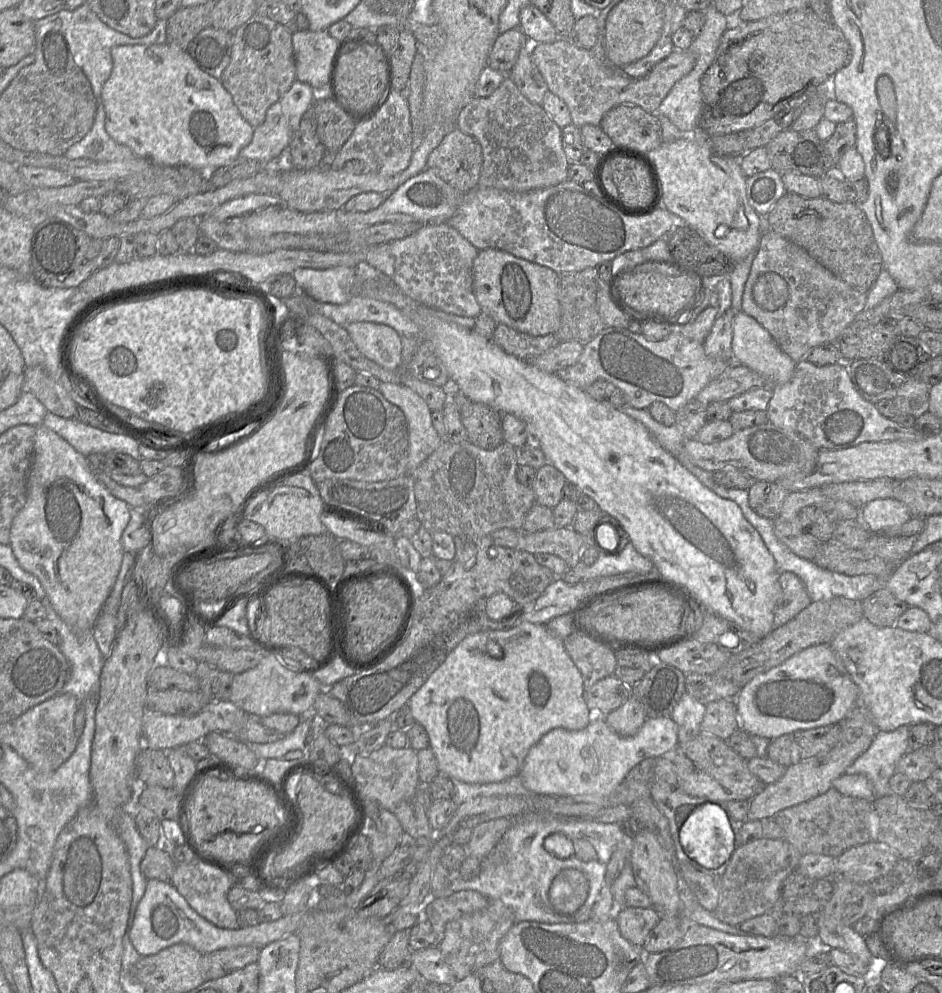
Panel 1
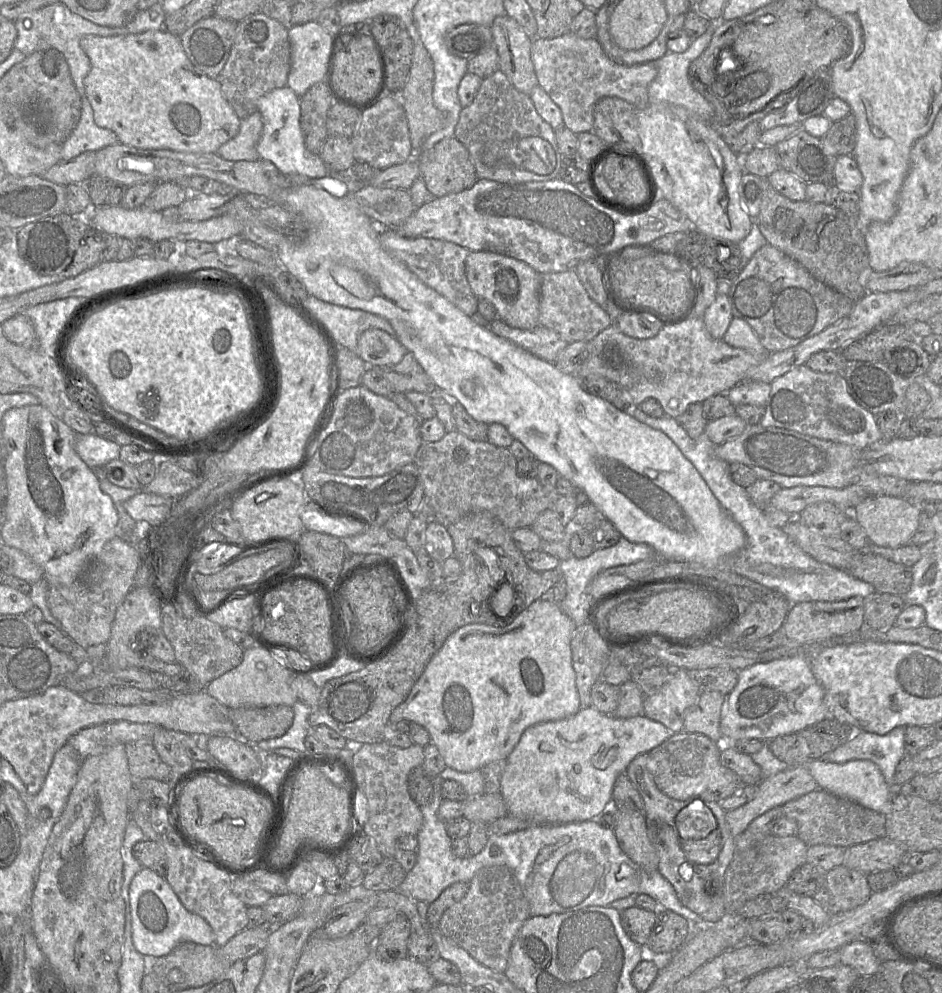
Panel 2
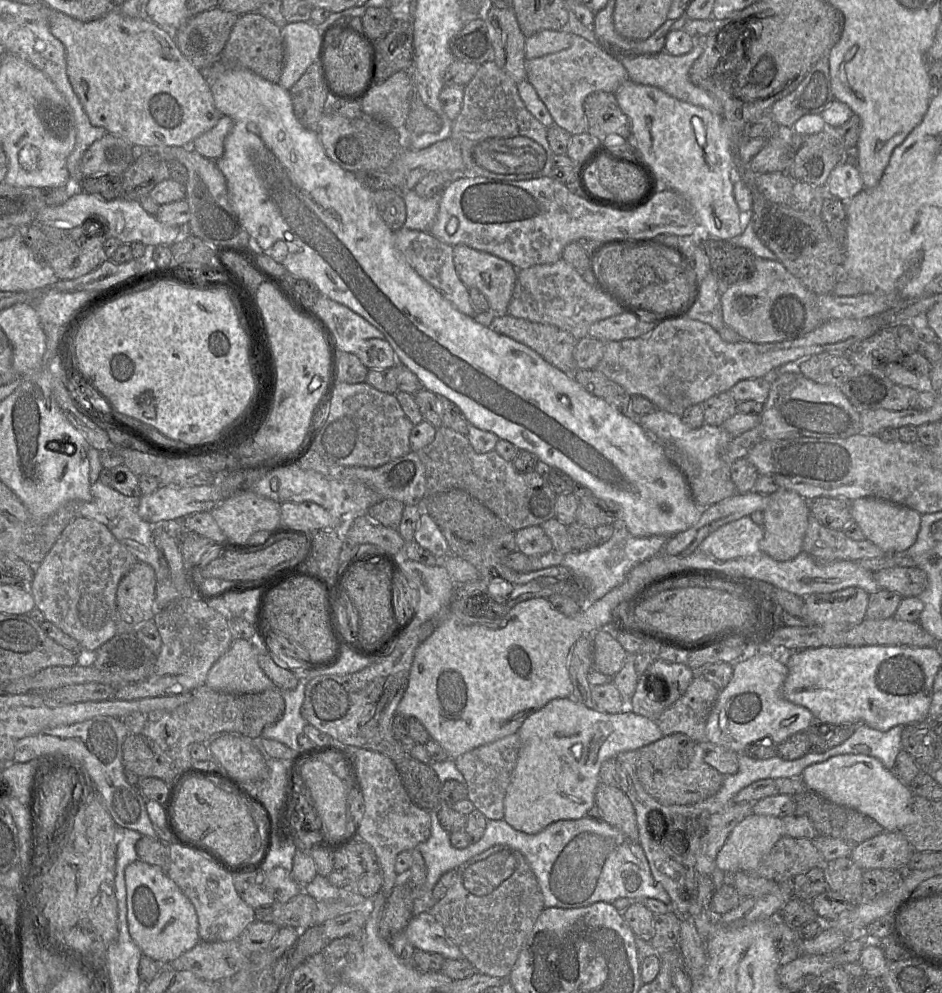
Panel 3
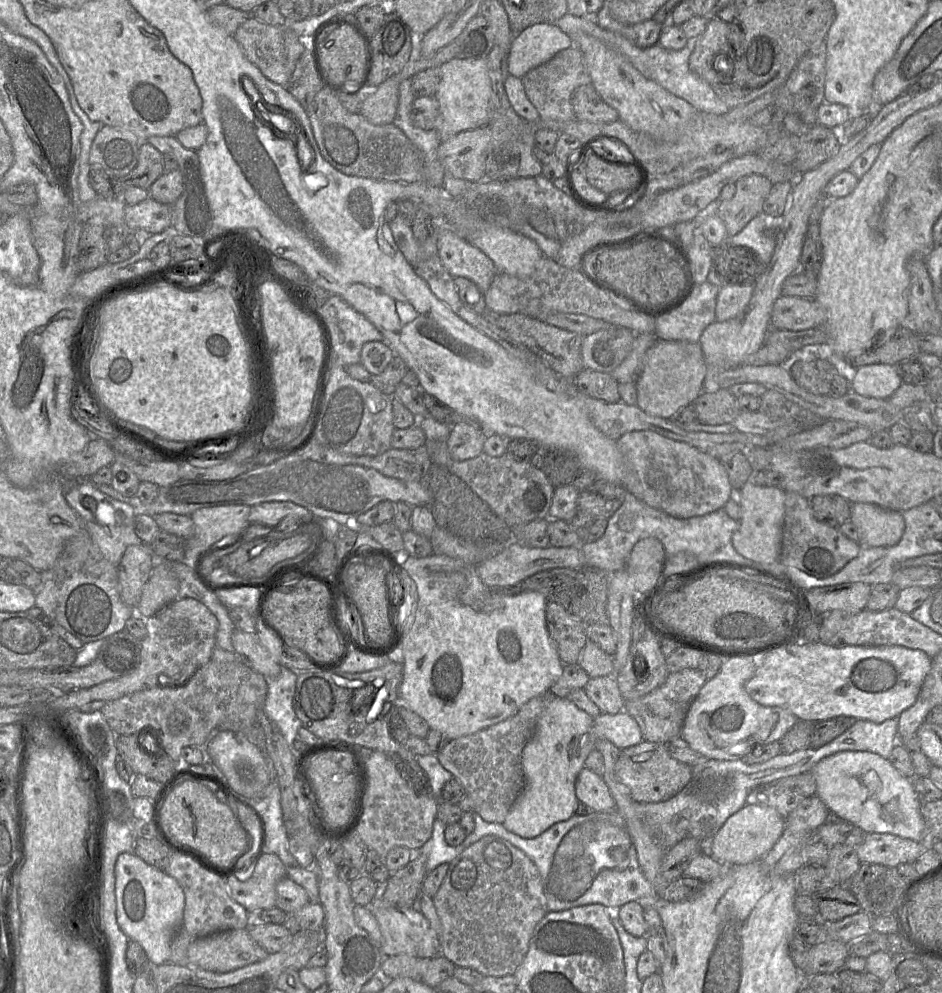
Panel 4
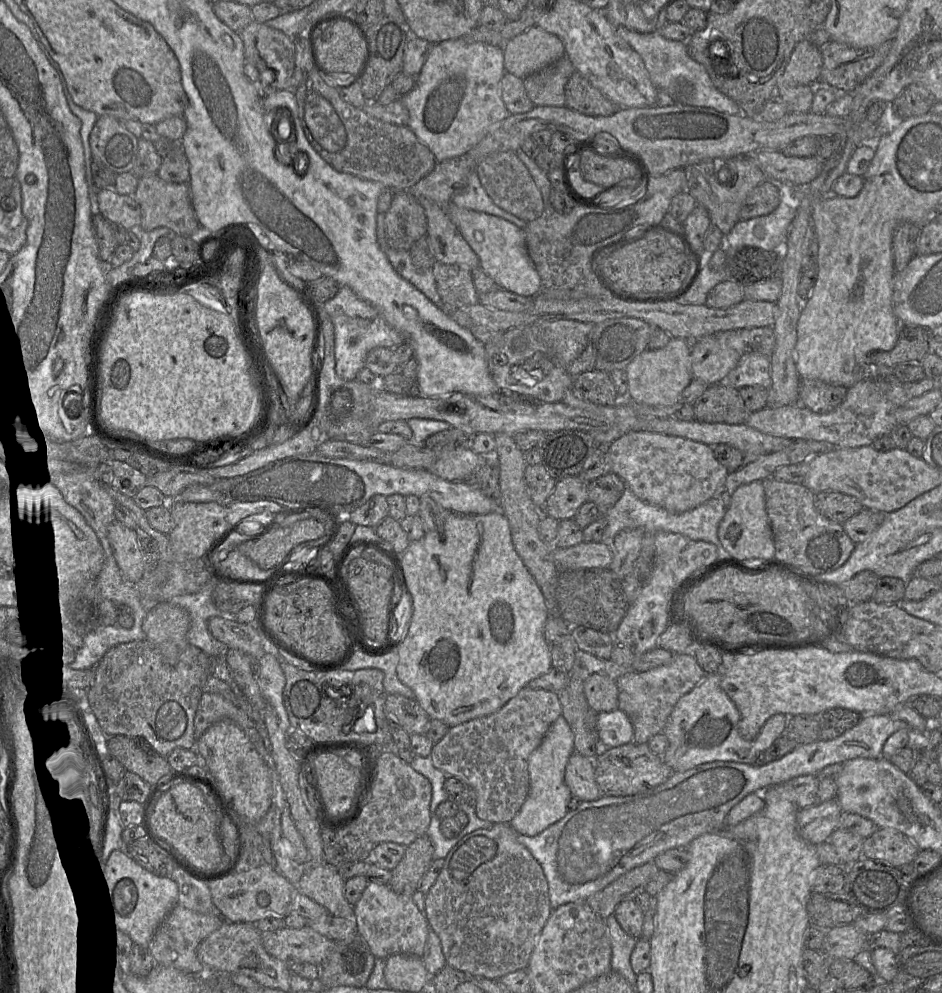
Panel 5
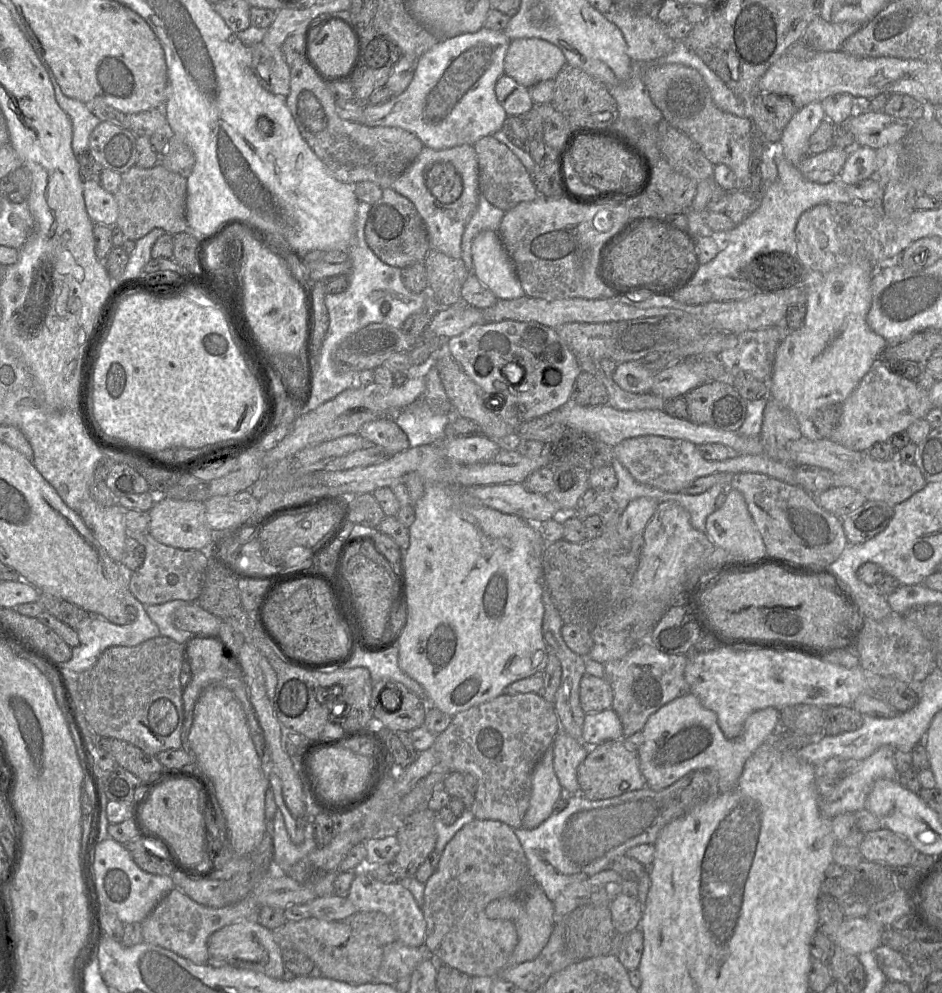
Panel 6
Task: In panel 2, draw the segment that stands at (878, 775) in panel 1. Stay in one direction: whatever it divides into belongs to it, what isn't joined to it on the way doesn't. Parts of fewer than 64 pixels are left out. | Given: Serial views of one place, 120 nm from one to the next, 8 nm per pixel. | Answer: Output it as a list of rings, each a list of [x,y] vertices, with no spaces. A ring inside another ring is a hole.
[[[896,727],[885,735],[860,731],[845,744],[821,756],[820,761],[845,763],[850,760],[871,760],[881,770],[885,781],[894,787],[895,769],[907,755],[904,748],[905,727]]]

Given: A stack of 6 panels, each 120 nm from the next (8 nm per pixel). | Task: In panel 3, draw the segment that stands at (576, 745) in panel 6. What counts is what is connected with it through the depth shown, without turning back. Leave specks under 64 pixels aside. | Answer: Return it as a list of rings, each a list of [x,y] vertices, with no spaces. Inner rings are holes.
[[[600,782],[595,792],[595,806],[602,820],[618,829],[631,842],[639,843],[635,809],[620,788]]]

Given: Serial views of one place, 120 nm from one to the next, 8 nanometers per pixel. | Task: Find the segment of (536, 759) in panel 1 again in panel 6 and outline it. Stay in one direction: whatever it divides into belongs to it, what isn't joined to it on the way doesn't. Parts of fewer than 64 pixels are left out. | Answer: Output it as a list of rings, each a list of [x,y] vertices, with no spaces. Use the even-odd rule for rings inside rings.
[[[611,708],[585,716],[582,736],[584,744],[596,746],[608,740],[618,740],[624,737],[621,721]],[[550,746],[535,766],[532,774],[532,792],[522,827],[533,829],[554,813],[563,789],[553,767],[553,749]]]

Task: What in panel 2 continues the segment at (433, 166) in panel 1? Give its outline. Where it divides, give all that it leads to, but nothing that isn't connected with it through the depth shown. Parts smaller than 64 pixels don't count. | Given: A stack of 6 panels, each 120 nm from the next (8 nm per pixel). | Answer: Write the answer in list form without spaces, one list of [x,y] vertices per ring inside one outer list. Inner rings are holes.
[[[454,136],[419,152],[418,163],[421,178],[435,197],[461,192],[478,180],[467,149]]]

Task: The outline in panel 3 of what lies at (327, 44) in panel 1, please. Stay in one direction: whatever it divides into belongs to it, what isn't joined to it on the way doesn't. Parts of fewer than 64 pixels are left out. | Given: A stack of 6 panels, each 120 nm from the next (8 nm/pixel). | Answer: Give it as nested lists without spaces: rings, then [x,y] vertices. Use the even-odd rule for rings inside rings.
[[[310,21],[286,23],[282,28],[285,45],[285,62],[279,84],[289,90],[314,62],[320,63],[323,36],[326,27],[321,31]]]

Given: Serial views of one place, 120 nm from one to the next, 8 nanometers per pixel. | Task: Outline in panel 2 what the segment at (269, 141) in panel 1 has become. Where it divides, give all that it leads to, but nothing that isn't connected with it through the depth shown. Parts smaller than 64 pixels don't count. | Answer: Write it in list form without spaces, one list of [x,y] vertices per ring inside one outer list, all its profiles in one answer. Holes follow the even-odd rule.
[[[260,112],[241,119],[238,134],[224,143],[216,152],[221,158],[230,161],[256,161],[259,159],[257,144],[263,129]]]

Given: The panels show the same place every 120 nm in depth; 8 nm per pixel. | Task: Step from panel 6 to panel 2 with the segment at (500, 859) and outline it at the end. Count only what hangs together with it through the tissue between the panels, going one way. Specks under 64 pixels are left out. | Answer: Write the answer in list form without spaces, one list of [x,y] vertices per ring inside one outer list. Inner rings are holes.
[[[506,866],[482,868],[468,886],[462,900],[443,913],[439,930],[482,965],[504,973],[513,939],[530,917],[529,903],[517,879]]]

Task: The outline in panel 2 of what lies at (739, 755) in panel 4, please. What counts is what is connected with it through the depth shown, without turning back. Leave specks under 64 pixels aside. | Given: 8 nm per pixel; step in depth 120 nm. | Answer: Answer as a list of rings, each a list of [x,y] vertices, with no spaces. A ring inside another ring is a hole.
[[[794,656],[756,663],[738,671],[738,682],[721,708],[720,732],[723,744],[742,739],[765,742],[799,733],[829,717],[824,689],[815,678],[809,657]]]

